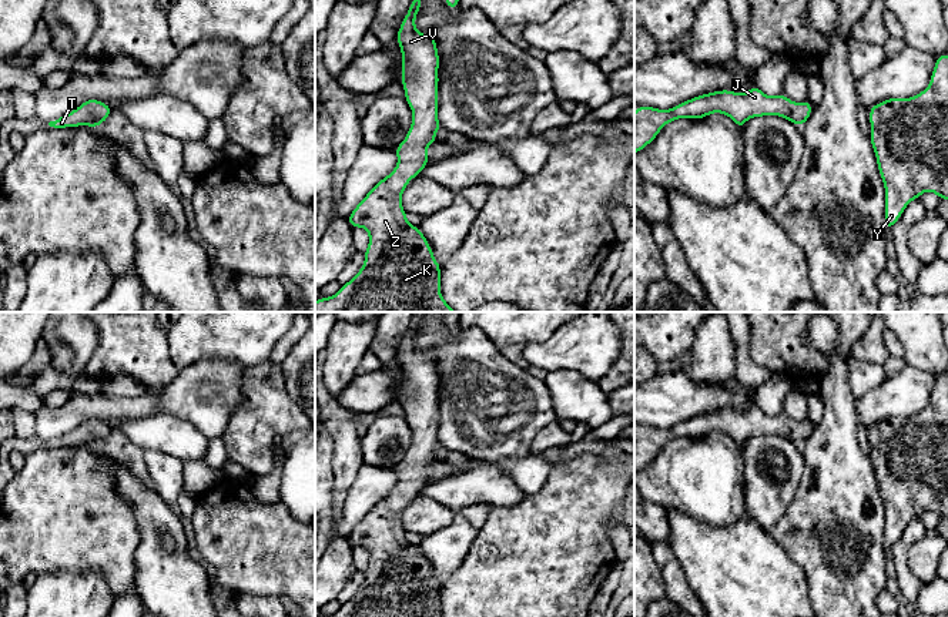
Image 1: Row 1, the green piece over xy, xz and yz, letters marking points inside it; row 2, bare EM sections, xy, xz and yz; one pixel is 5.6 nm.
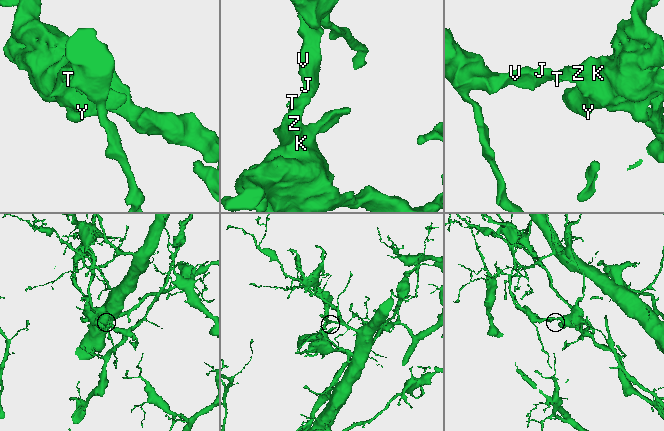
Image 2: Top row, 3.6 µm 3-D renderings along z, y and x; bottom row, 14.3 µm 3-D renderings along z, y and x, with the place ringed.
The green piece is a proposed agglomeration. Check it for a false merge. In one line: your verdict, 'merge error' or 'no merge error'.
merge error

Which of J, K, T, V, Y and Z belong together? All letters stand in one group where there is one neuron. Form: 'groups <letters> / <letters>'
groups J T V / K Y Z

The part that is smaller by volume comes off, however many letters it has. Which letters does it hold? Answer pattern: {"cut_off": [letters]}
{"cut_off": ["K", "Y", "Z"]}

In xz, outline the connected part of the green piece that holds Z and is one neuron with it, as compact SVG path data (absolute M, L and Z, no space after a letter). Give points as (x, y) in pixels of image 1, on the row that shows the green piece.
M422 161L398 162L355 207L348 222L365 228L369 244L359 272L334 296L319 298L315 312L456 312L440 294L440 265L423 232L408 222L401 197L409 181L419 175Z

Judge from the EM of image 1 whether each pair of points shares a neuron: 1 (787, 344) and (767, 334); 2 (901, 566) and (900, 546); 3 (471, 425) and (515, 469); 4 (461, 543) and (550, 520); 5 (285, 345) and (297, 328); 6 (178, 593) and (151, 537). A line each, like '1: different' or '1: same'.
1: same
2: same
3: different
4: different
5: same
6: same

